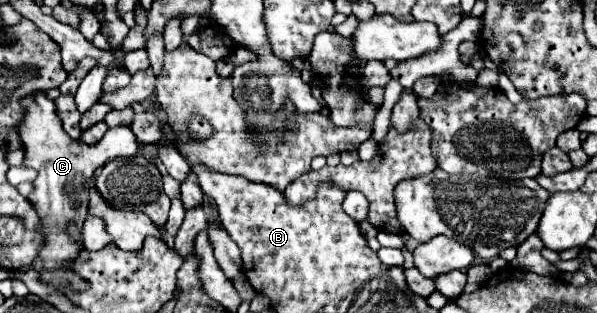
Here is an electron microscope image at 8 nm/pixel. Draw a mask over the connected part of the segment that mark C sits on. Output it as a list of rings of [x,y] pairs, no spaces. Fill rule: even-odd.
[[[44,92],[26,96],[26,100],[22,100],[20,104],[24,114],[16,124],[18,128],[16,132],[24,148],[24,166],[34,168],[38,172],[38,178],[32,182],[34,192],[28,196],[28,200],[32,202],[36,214],[40,216],[40,228],[38,228],[38,232],[42,234],[42,248],[38,252],[42,260],[40,280],[58,292],[64,292],[66,288],[80,292],[88,288],[88,284],[84,284],[84,280],[76,276],[76,272],[72,270],[72,260],[76,260],[76,256],[80,254],[82,242],[80,238],[72,238],[66,232],[66,228],[70,222],[76,222],[76,226],[82,228],[82,222],[88,218],[90,178],[106,162],[119,157],[134,156],[138,150],[136,136],[132,134],[130,128],[110,128],[100,142],[88,146],[82,140],[72,140],[64,132],[56,106]]]

